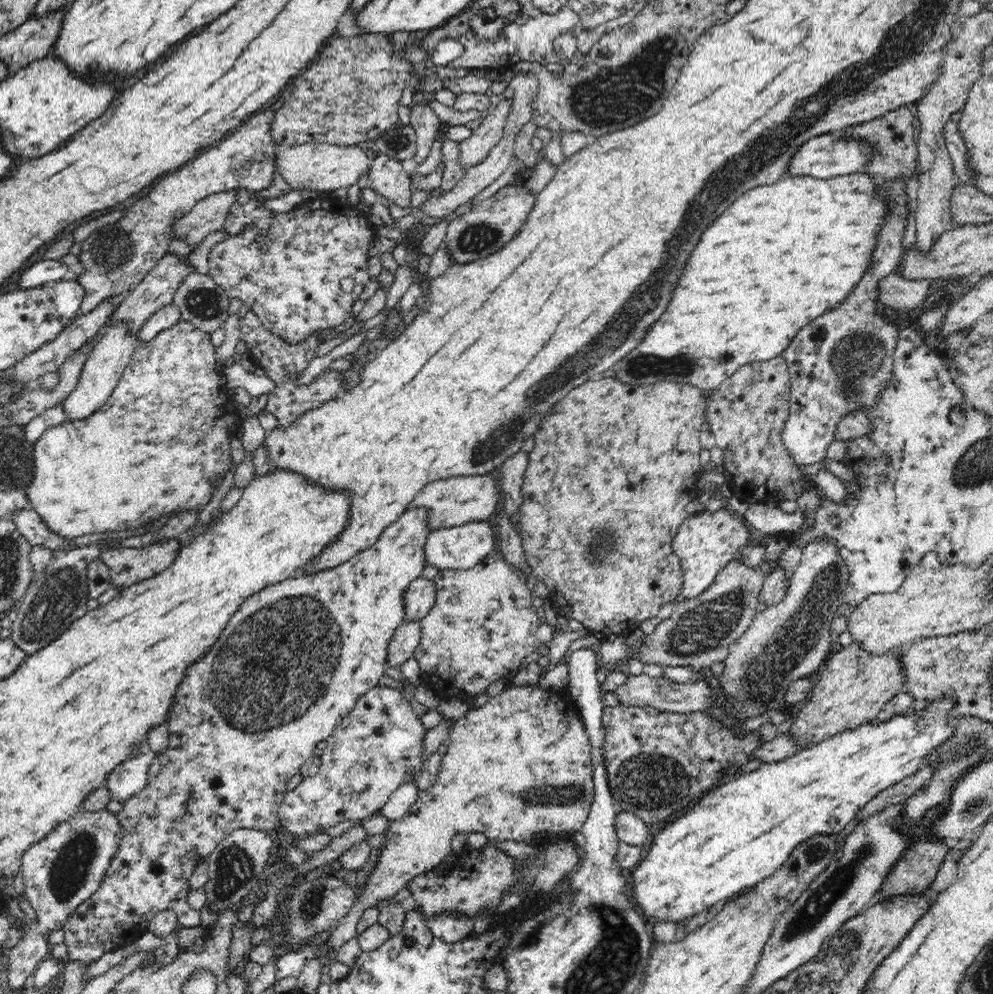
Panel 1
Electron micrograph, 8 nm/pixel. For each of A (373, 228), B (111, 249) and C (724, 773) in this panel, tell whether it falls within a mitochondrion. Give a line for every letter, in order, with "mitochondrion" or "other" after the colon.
A: other
B: mitochondrion
C: other

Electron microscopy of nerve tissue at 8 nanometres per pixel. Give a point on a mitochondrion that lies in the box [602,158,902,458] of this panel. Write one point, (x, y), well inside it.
(857, 362)

